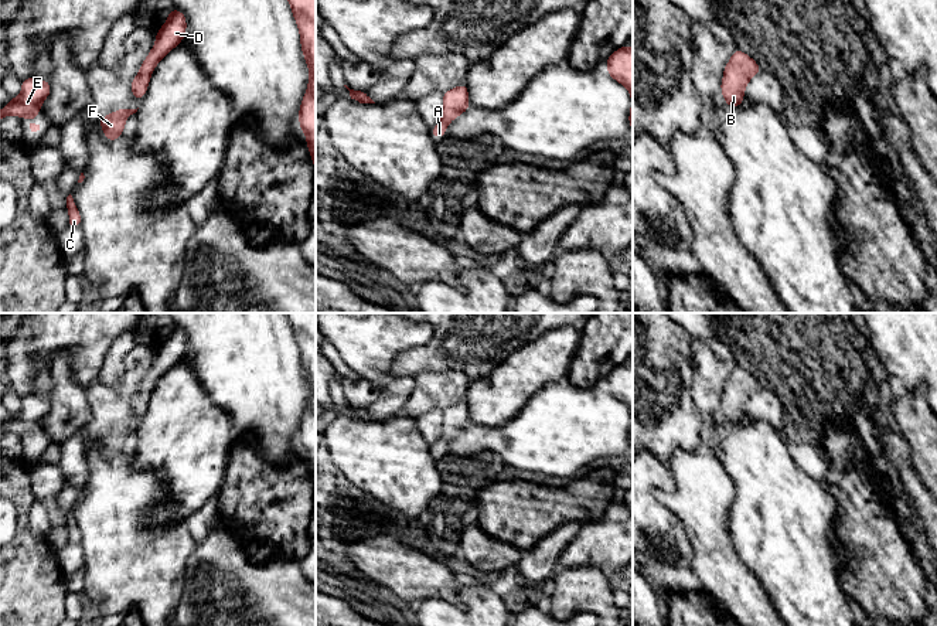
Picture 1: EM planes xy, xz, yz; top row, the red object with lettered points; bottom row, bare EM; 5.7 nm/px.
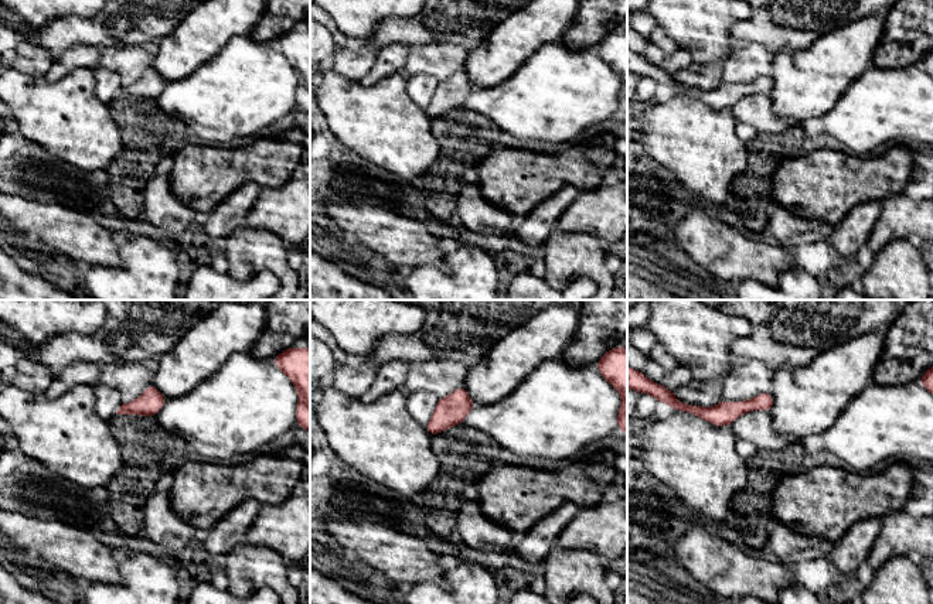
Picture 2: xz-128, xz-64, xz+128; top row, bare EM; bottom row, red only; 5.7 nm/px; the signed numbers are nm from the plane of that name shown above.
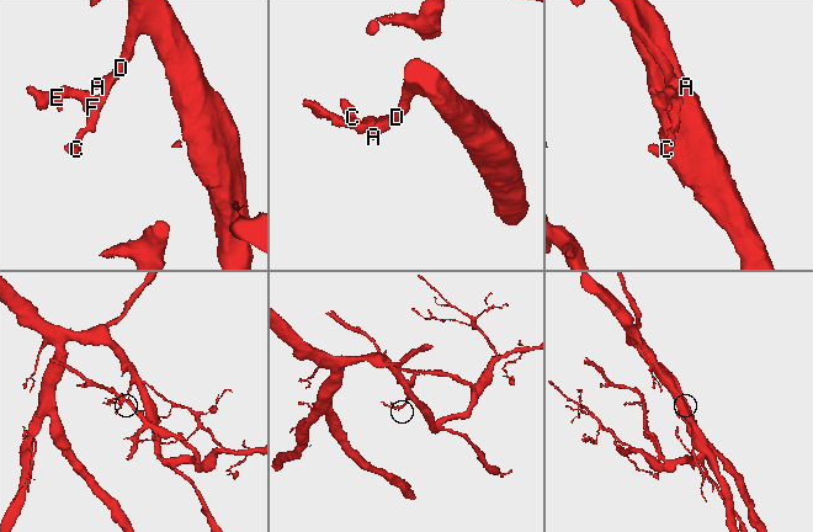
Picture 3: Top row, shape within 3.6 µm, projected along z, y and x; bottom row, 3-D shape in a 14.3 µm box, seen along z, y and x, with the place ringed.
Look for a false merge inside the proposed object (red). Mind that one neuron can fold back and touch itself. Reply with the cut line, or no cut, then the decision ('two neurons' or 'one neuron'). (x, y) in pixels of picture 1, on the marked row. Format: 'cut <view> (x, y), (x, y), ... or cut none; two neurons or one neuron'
cut none; one neuron

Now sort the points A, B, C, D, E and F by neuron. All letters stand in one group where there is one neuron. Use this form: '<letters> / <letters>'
A B C D E F

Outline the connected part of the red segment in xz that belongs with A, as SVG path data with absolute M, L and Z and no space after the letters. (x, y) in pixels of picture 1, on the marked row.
M461 84L442 93L443 110L440 122L430 129L432 136L442 139L453 119L463 115L470 108L467 84Z

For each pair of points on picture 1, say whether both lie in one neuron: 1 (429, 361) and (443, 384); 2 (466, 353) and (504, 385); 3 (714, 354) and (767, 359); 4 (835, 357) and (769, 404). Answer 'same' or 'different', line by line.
1: different
2: different
3: different
4: different

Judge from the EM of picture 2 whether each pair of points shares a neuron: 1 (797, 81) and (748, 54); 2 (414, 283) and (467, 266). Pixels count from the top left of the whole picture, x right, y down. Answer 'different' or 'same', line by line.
1: different
2: same

